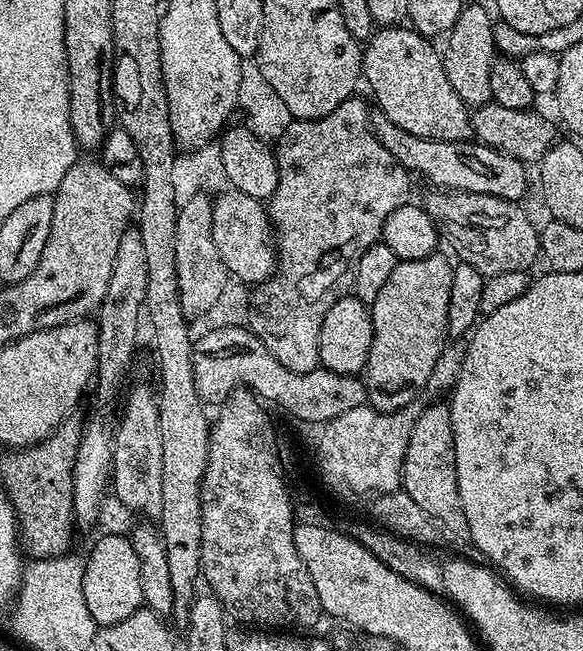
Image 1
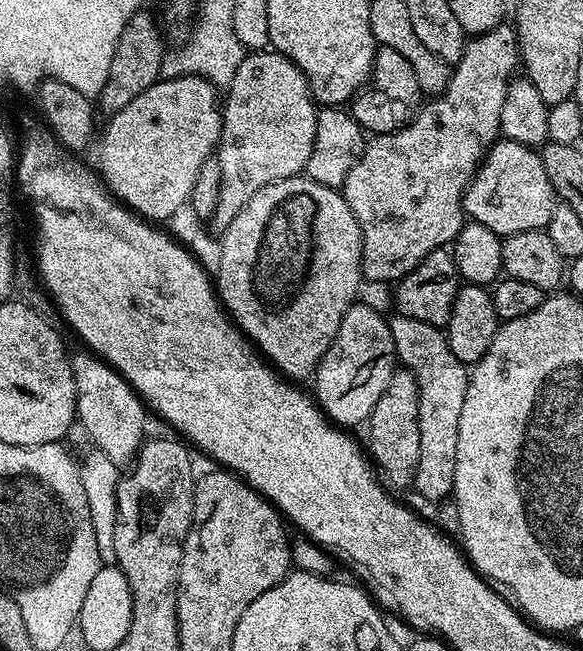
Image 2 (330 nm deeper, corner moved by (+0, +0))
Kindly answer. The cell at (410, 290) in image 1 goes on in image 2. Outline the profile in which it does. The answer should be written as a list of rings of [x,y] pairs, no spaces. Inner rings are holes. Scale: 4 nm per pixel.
[[[398,370],[390,378],[390,386],[386,386],[382,398],[378,400],[378,406],[374,406],[371,416],[366,421],[366,429],[368,428],[369,434],[372,435],[373,457],[371,456],[371,459],[382,476],[382,471],[384,471],[383,479],[393,489],[411,489],[416,478],[418,442],[420,441],[418,434],[419,397],[420,387],[412,373],[407,370]]]

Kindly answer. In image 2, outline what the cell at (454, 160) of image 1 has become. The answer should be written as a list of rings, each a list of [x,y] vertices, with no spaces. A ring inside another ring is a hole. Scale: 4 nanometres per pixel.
[[[497,139],[488,150],[476,175],[468,183],[464,192],[464,215],[469,221],[486,226],[486,230],[494,230],[501,238],[522,234],[526,230],[547,229],[550,214],[557,206],[556,191],[550,186],[550,178],[546,178],[546,170],[540,161],[540,152],[535,147],[513,140]]]

